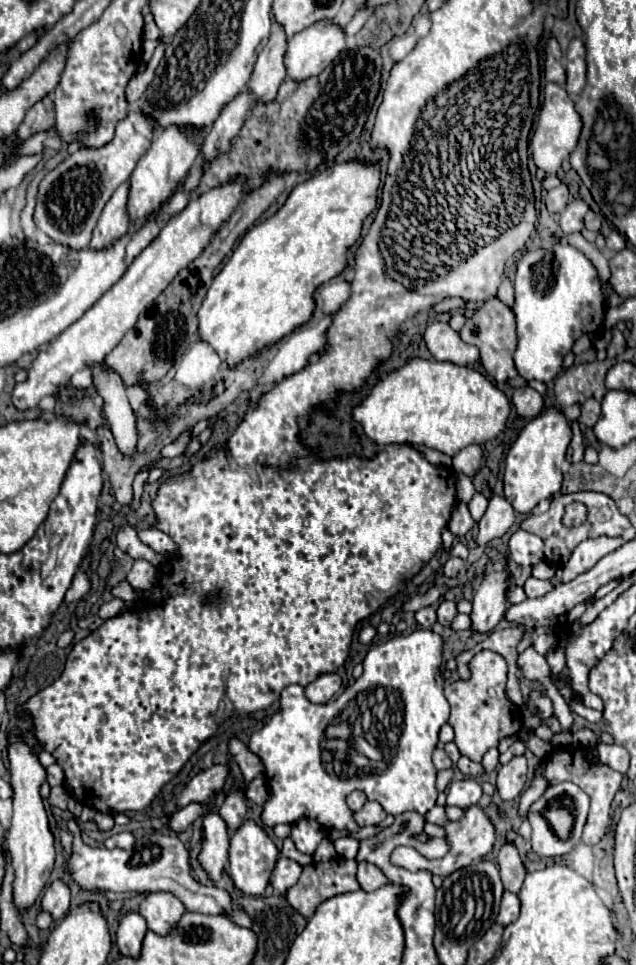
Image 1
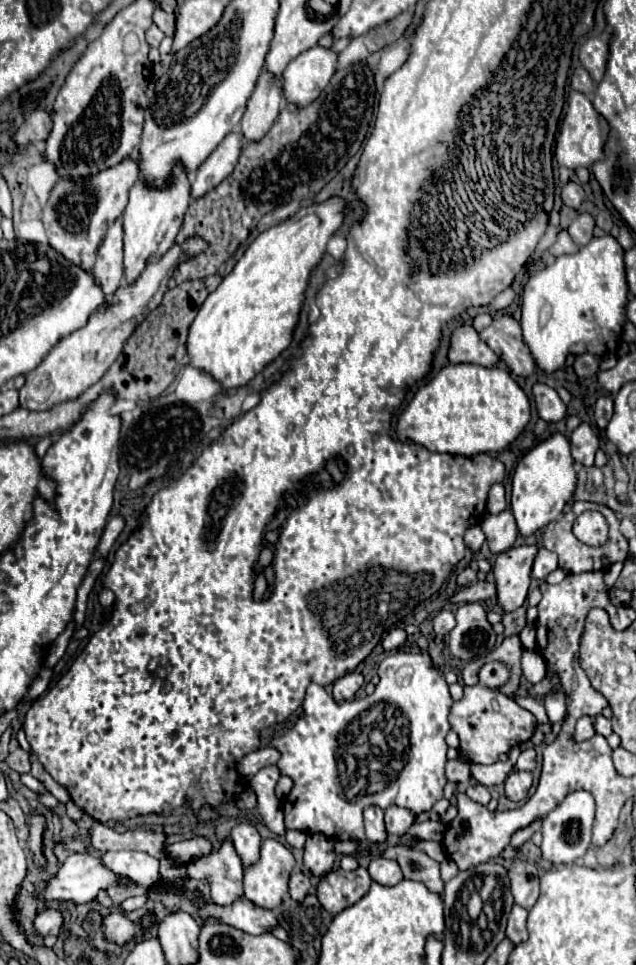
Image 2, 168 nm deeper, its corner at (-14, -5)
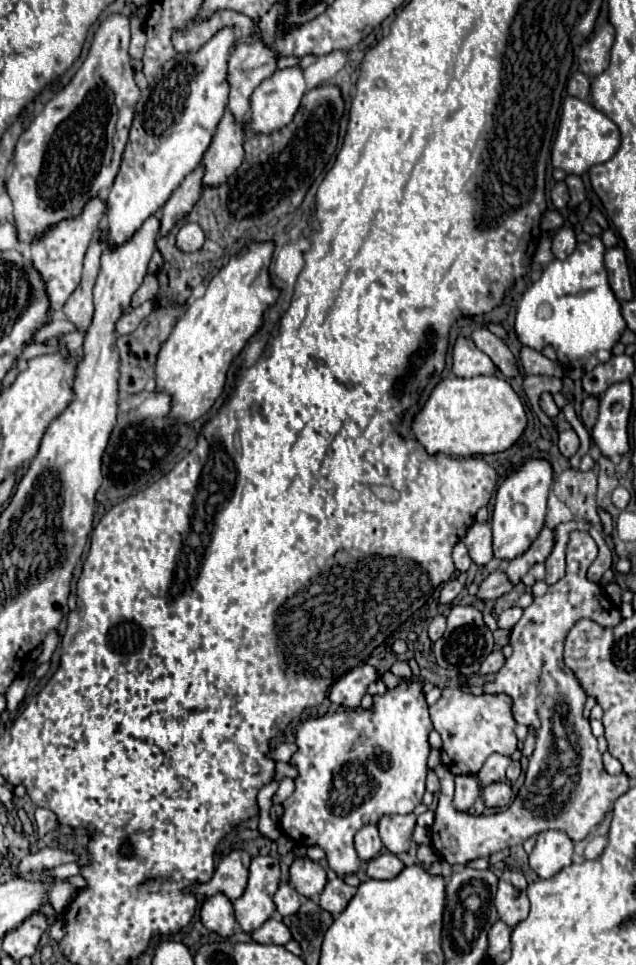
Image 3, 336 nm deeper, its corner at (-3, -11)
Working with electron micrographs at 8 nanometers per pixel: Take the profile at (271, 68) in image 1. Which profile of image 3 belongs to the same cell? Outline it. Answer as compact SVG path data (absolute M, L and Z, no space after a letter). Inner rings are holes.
M232 111L224 113L222 121L218 123L212 145L202 159L206 167L204 185L218 187L240 167L244 159L244 139L246 139L244 127L246 121L236 123L236 119L232 119Z

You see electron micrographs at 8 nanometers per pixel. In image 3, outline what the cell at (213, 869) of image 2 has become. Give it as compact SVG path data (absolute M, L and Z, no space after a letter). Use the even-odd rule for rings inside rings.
M216 893L216 895L208 897L200 907L200 917L202 917L202 923L206 925L206 929L210 929L222 937L232 935L234 925L236 925L232 901L224 893Z

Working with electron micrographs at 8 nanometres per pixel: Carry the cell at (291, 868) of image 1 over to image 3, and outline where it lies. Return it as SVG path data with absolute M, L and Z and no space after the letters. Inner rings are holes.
M282 883L282 885L278 887L278 891L274 893L274 903L276 903L278 913L280 913L282 917L296 913L296 911L300 909L300 905L302 905L298 891L296 891L290 883Z

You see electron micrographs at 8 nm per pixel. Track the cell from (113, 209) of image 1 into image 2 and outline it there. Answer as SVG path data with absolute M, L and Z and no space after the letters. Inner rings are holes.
M117 219L97 253L97 261L93 267L93 279L103 289L105 297L113 295L123 279L123 227L121 219Z

